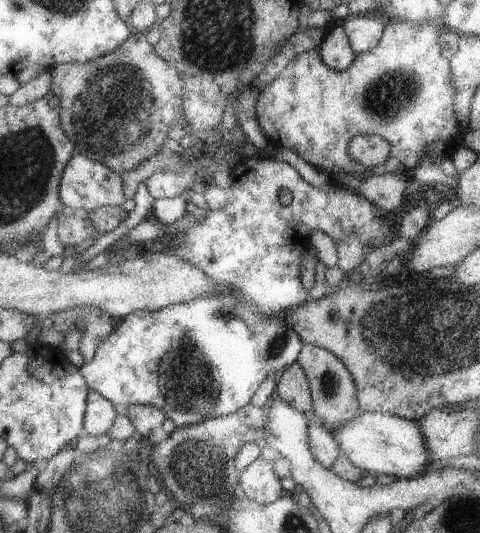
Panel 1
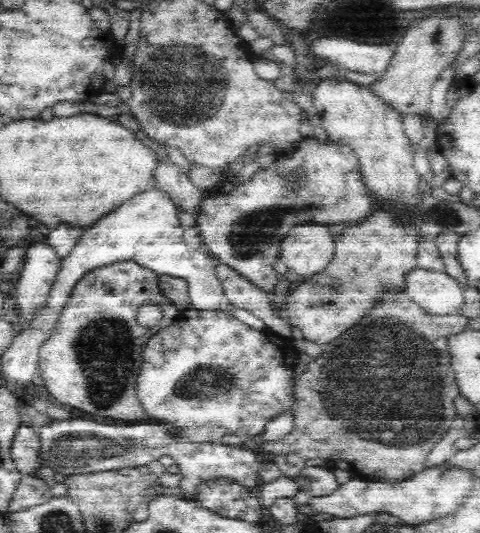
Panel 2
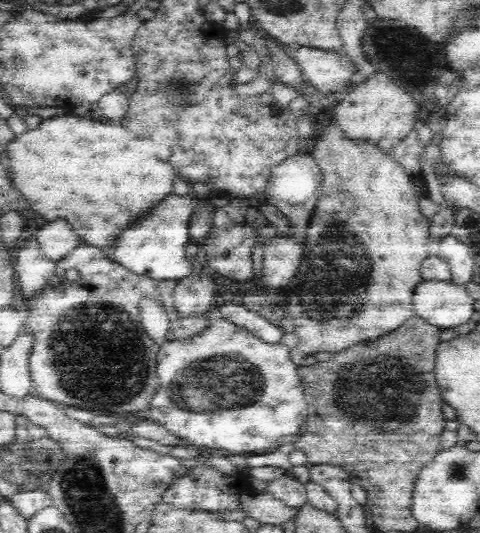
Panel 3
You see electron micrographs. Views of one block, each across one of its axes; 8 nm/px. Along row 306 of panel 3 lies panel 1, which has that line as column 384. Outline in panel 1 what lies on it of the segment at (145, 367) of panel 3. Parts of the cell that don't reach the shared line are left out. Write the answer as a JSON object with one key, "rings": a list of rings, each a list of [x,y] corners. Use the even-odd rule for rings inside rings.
{"rings":[[[390,18],[381,42],[370,51],[357,53],[348,68],[337,71],[325,63],[321,48],[301,54],[260,95],[257,104],[258,120],[271,144],[285,146],[308,162],[321,168],[332,168],[357,179],[372,175],[406,175],[420,160],[425,147],[440,138],[461,137],[463,130],[453,111],[455,88],[451,83],[451,62],[443,54],[438,37],[442,25],[416,24]],[[356,135],[378,135],[391,144],[391,153],[384,164],[365,169],[349,156],[347,144]]]}

